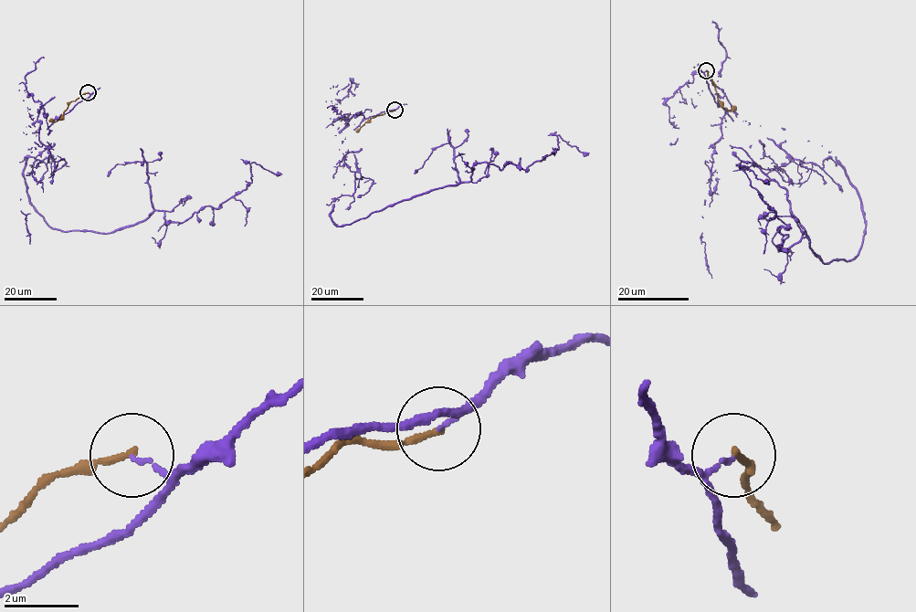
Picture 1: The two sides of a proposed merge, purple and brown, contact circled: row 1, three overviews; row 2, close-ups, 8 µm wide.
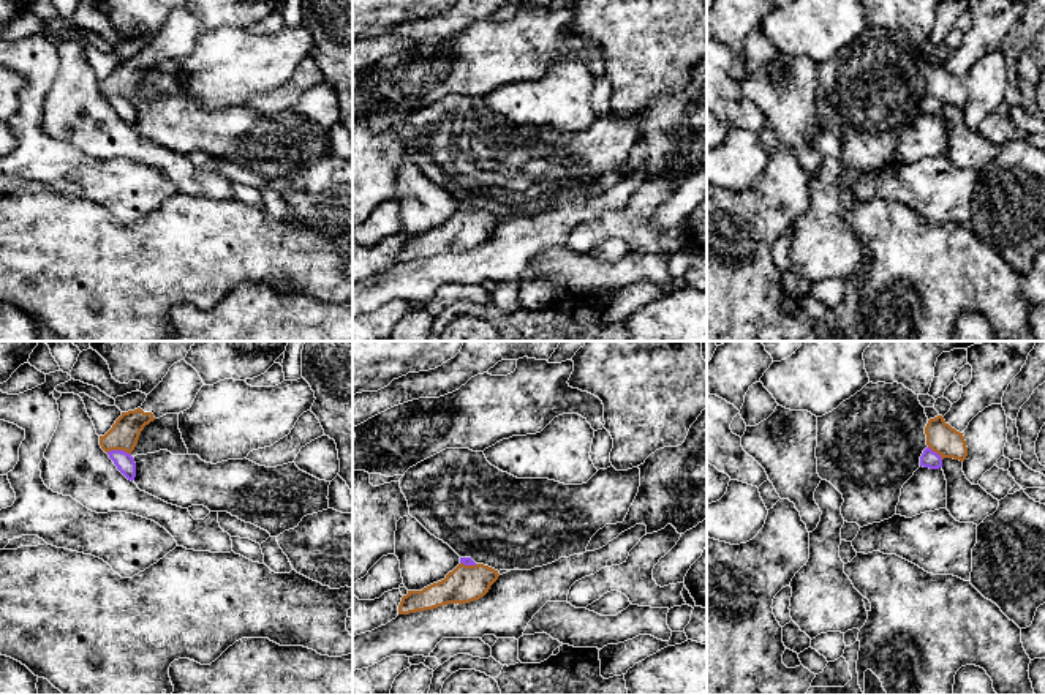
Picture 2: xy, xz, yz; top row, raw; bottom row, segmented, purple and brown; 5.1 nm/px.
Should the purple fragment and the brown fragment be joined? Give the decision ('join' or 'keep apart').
keep apart

